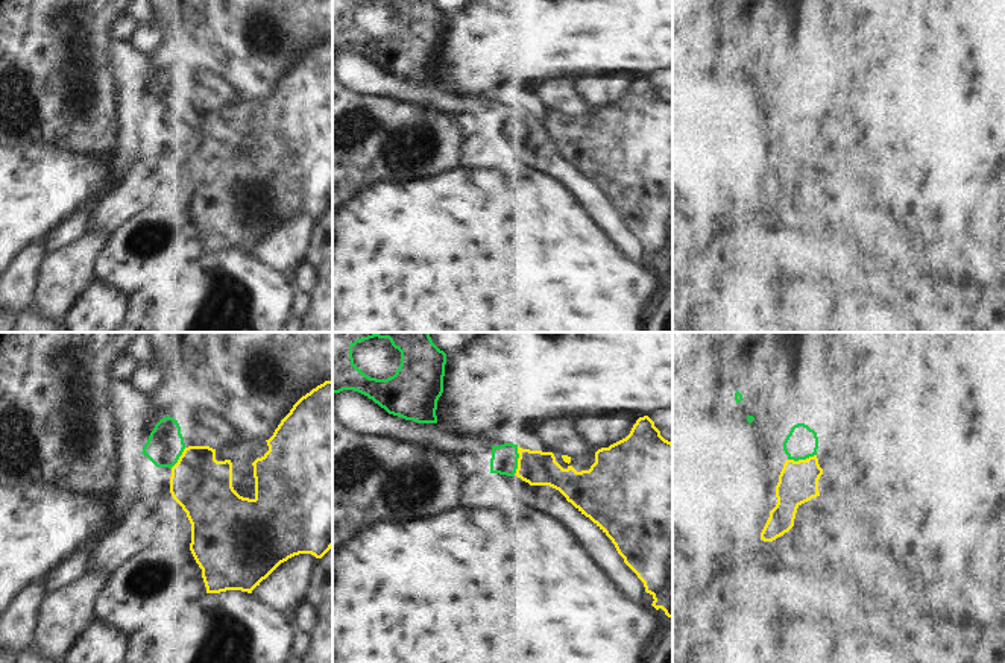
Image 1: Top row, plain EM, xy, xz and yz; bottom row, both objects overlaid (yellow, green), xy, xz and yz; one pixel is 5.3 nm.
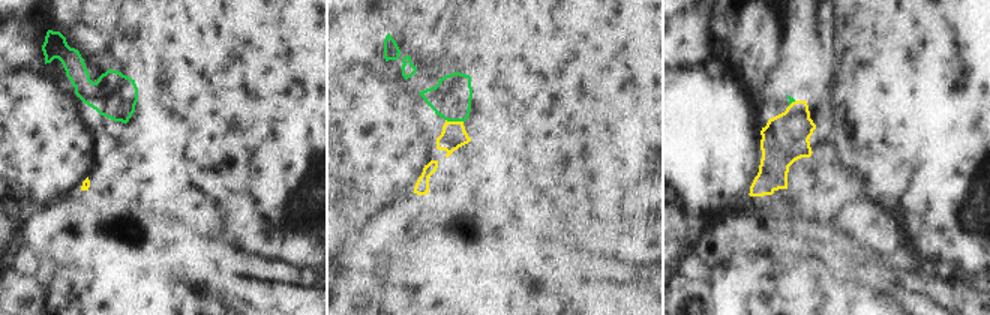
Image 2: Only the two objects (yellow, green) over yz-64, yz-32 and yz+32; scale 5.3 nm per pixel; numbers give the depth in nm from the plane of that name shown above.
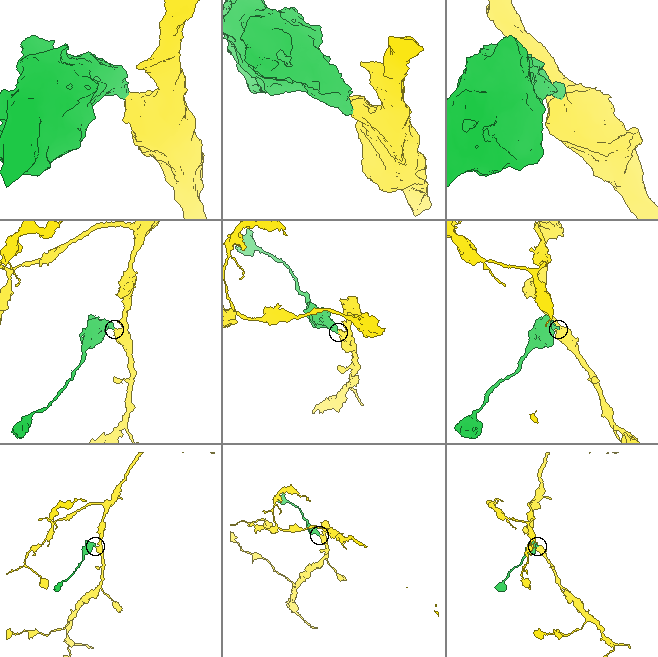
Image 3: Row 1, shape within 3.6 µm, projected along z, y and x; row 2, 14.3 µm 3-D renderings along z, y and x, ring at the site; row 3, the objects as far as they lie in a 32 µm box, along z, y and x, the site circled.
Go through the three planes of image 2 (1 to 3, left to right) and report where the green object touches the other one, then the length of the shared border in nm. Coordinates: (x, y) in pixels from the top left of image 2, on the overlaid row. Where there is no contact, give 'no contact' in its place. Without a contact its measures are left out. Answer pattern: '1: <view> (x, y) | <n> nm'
1: no contact
2: yz-32 (455, 122) | 100 nm
3: yz+32 (792, 102) | 50 nm

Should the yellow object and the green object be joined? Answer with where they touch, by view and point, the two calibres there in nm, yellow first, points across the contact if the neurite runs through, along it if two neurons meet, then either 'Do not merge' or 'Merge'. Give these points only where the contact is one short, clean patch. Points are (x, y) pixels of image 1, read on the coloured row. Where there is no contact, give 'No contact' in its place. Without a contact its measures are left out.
Touches yellow at xz (518, 460). Thickness 190 nm (yellow) against 140 nm. Boundary: xz (518, 446), (518, 468), (513, 474). Do not merge

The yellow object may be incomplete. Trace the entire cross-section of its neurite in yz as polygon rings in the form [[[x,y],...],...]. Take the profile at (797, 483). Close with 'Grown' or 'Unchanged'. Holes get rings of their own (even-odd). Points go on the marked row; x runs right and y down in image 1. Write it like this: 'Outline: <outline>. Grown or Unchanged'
Outline: [[[817,455],[806,460],[786,460],[776,485],[777,504],[761,533],[761,540],[773,542],[794,526],[797,508],[820,496],[818,479],[823,469]]]. Unchanged

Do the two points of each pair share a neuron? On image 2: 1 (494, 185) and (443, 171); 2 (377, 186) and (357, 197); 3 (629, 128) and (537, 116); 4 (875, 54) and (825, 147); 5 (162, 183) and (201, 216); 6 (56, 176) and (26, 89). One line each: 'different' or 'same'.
1: same
2: same
3: same
4: different
5: different
6: same

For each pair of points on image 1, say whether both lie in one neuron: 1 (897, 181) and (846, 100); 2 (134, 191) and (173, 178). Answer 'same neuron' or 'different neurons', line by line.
1: same neuron
2: same neuron

